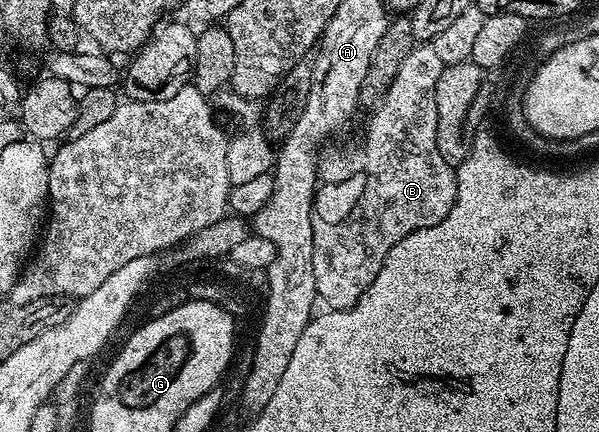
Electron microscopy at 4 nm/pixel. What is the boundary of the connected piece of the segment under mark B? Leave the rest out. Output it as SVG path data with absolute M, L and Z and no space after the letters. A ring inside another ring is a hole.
M417 45L402 61L388 91L371 108L368 128L360 147L349 155L336 151L323 156L318 179L323 184L316 192L315 211L312 217L312 260L314 261L314 285L319 302L333 311L345 311L360 300L362 293L378 277L384 258L410 233L438 225L456 204L456 172L453 164L442 157L438 149L438 105L436 86L442 77L445 63L434 53L431 45ZM355 179L364 179L356 191Z

